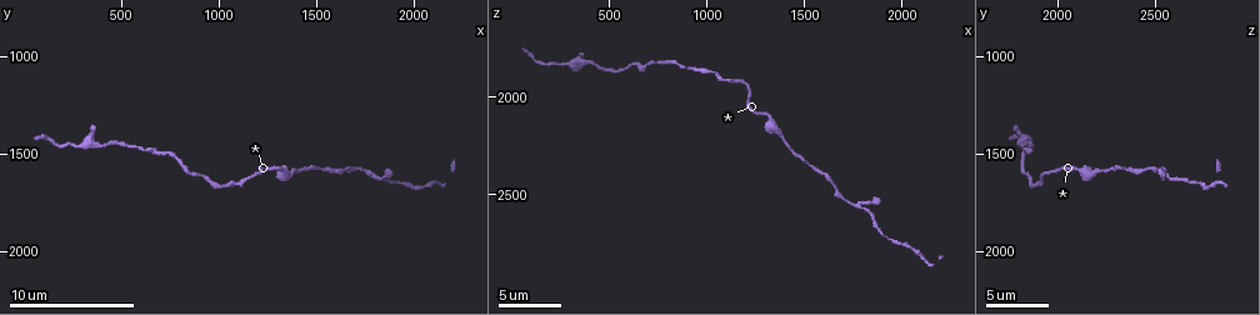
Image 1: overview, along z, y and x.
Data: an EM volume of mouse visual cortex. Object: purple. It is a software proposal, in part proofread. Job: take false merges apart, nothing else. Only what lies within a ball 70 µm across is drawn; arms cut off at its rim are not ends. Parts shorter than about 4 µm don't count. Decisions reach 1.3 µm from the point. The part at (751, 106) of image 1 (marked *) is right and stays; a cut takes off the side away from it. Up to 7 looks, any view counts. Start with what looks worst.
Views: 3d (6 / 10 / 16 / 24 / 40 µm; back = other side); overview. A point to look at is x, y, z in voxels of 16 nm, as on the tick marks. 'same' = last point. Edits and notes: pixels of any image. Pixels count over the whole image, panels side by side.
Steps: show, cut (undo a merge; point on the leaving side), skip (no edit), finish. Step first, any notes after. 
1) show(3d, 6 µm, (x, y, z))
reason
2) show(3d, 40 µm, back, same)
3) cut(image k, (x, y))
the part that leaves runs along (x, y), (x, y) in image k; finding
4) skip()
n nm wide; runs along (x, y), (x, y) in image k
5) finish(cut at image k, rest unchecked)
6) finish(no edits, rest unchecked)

show(3d, 10 µm, (590, 1480, 1830))
thin neck

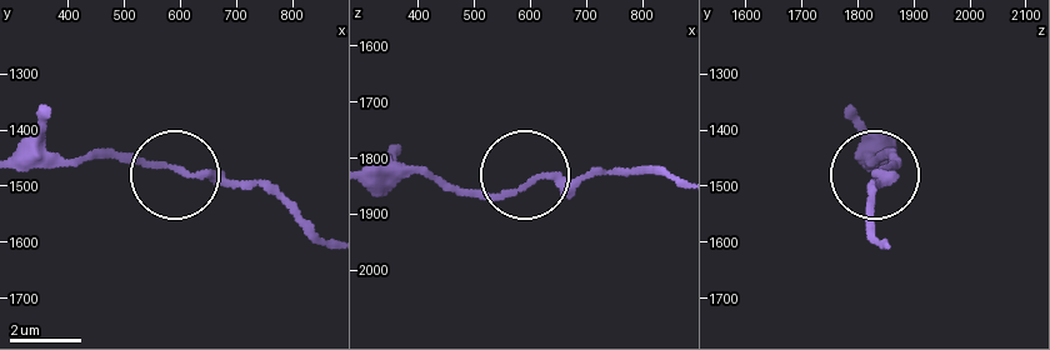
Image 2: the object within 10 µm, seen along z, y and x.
show(3d, 10 µm, back, (605, 1470, 1840))

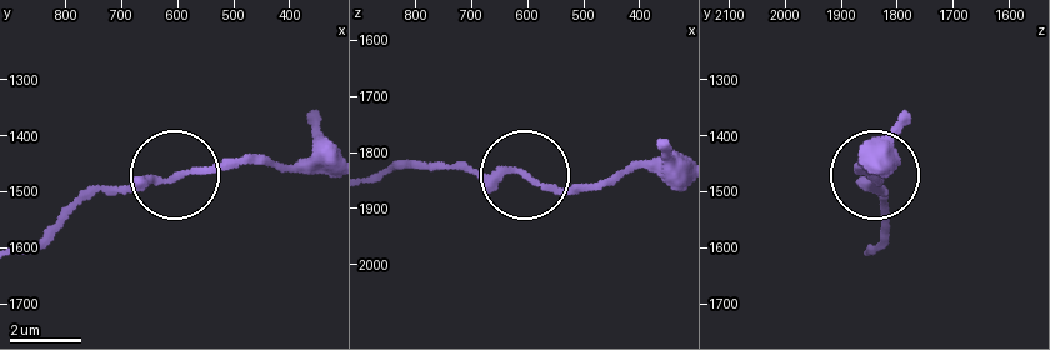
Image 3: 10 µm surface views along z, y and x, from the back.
skip()
runs along (374, 178), (400, 169), (509, 169), (553, 186), (613, 186) in image 3; one cell here

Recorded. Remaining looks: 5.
show(3d, 10 µm, (1650, 1590, 2440))
thin neck

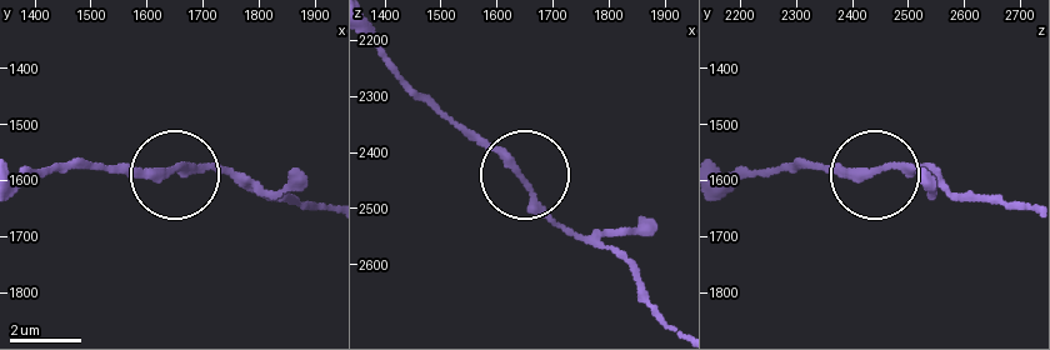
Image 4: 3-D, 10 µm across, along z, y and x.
skip()
runs along (370, 39), (580, 233) in image 4; all the same cell

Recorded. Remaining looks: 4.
show(3d, 10 µm, (280, 1460, 1840))
calibre changes

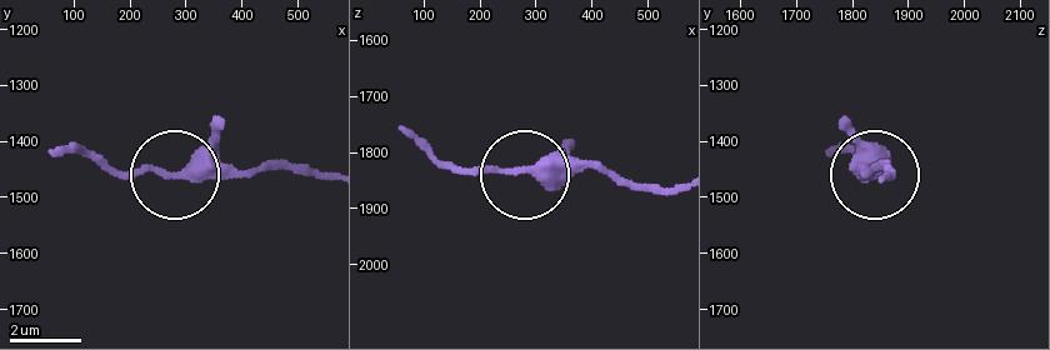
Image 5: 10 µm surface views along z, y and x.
show(3d, 10 µm, back, (285, 1455, 1835))
from behind

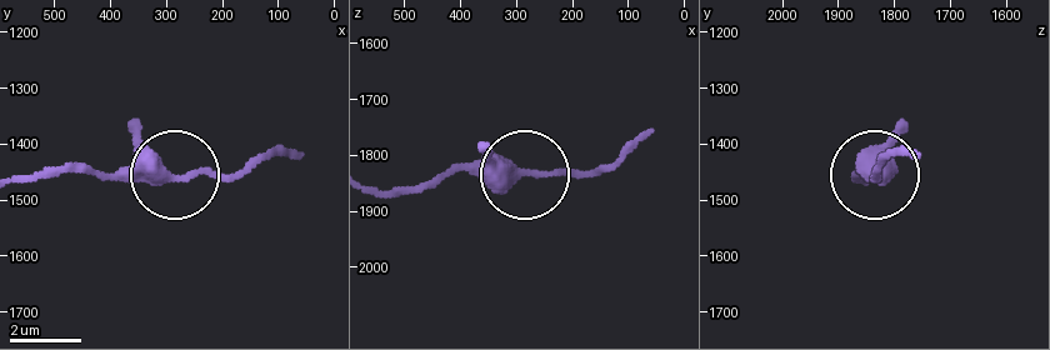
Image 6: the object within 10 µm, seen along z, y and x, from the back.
skip()
runs along (24, 179), (78, 169), (185, 179), (254, 169) in image 6; continuous, no second cell

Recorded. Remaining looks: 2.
show(3d, 16 µm, (1370, 1600, 2210))
calibre changes

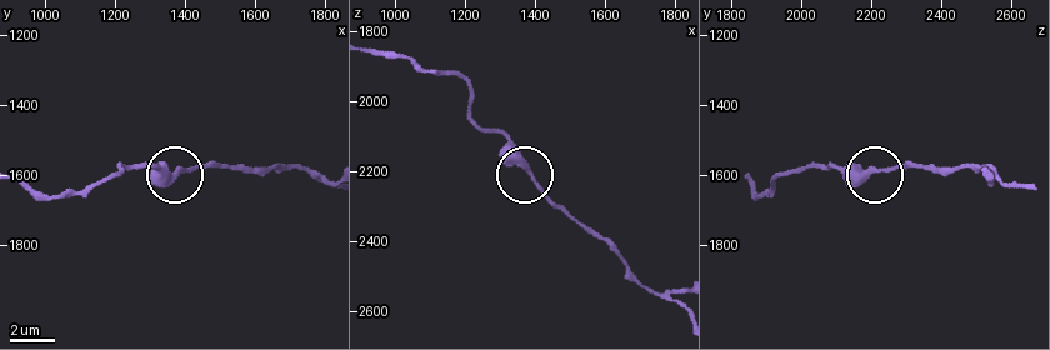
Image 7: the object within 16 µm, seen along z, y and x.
show(3d, 6 µm, (1390, 1590, 2210))
closer look

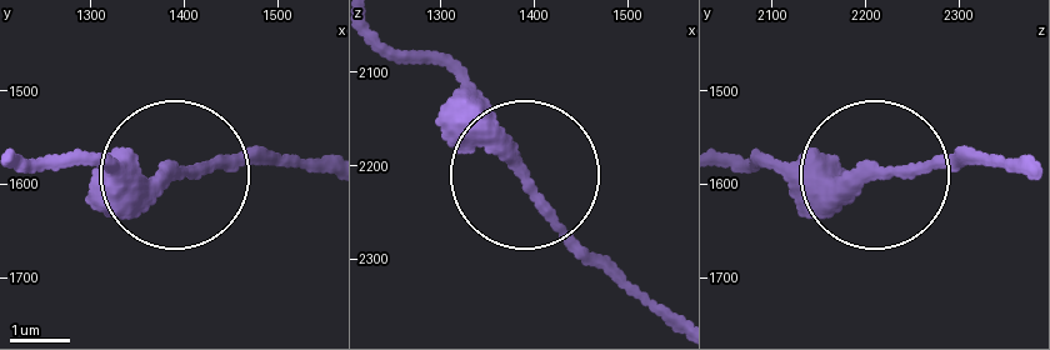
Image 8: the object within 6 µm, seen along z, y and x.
skip()
runs along (734, 160), (849, 175), (1023, 160) in image 8; continuous, no second cell

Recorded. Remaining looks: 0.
finish(no edits, rest unchecked)

